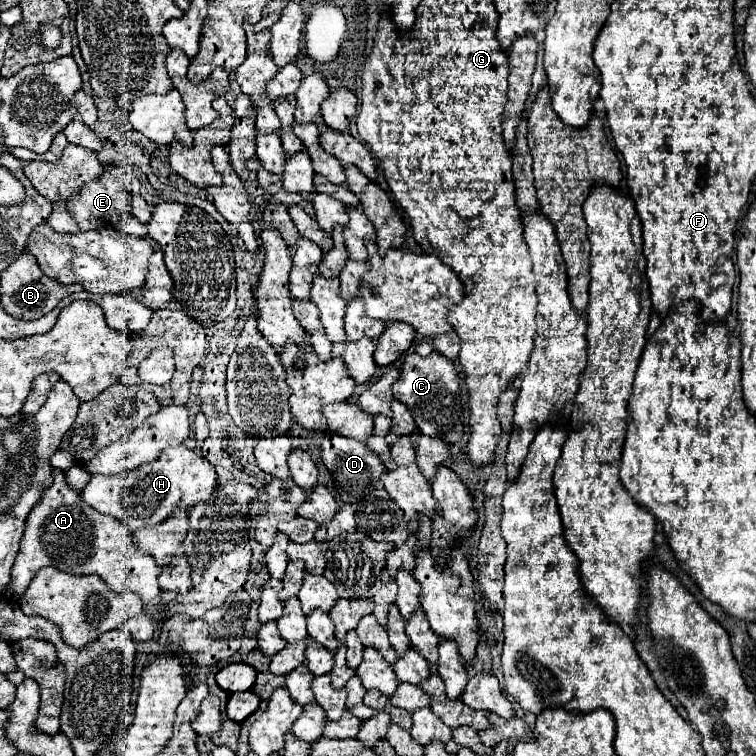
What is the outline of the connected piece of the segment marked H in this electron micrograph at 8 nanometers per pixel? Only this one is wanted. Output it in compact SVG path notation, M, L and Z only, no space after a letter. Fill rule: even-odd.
M183 445L167 447L161 451L159 459L153 463L145 463L137 469L119 475L93 475L91 481L83 489L83 499L93 509L107 513L121 523L125 523L131 531L139 527L151 527L165 521L173 509L191 509L201 501L207 501L217 485L215 467L193 449Z

